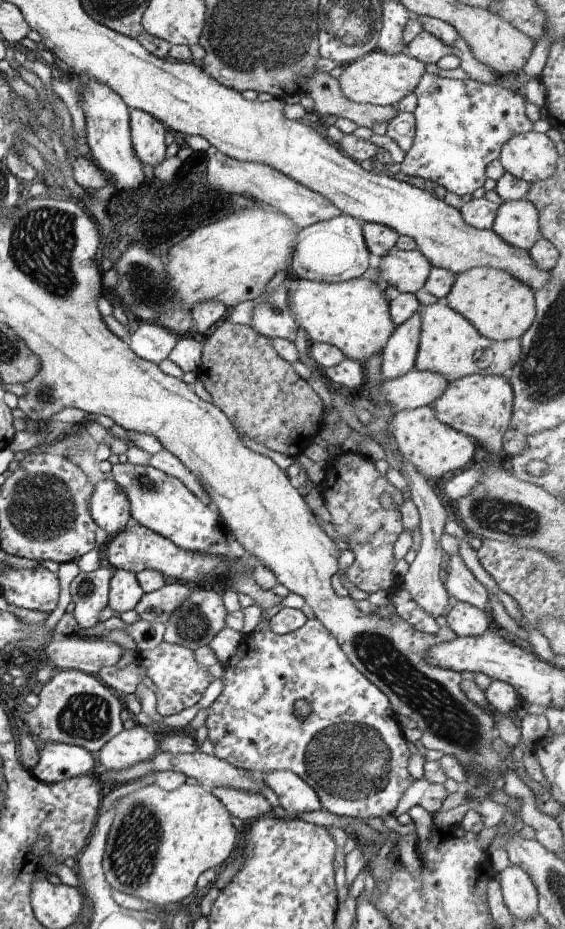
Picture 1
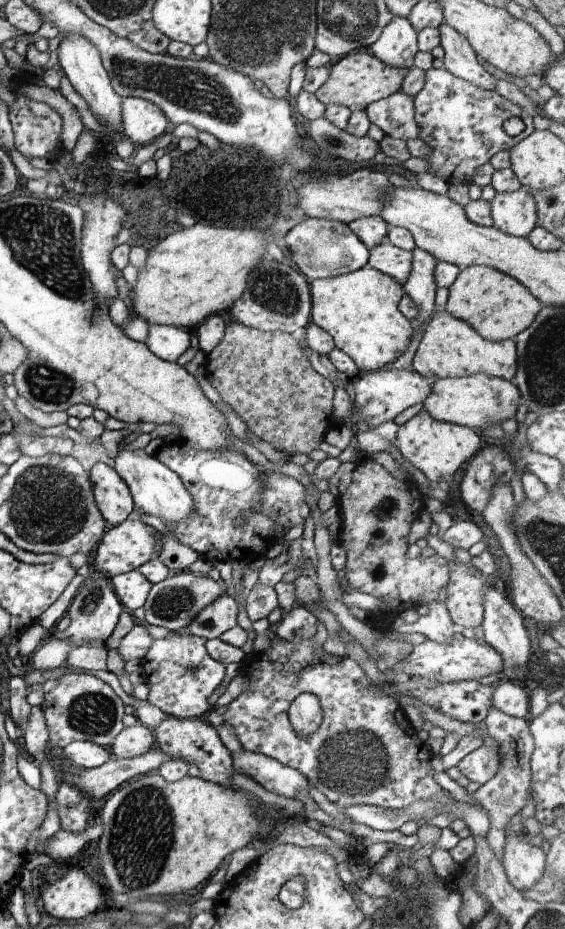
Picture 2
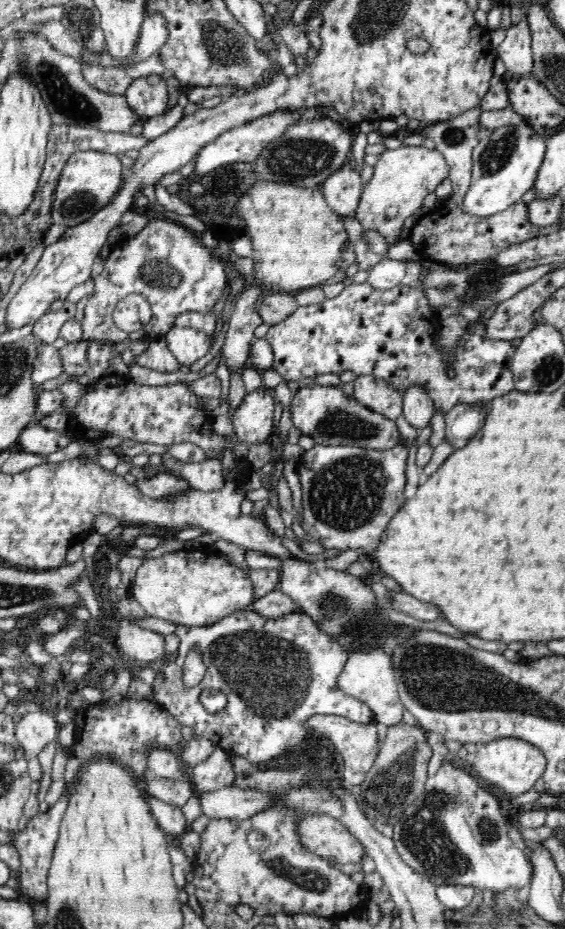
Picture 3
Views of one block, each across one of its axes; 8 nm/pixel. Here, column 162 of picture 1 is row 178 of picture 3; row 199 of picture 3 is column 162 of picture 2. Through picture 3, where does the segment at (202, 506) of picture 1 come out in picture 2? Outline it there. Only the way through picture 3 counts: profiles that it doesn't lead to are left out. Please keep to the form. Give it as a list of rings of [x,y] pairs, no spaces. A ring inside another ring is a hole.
[[[120,443],[113,467],[130,489],[134,502],[134,517],[148,514],[148,516],[160,518],[164,523],[170,523],[186,520],[196,512],[192,496],[180,477],[160,462],[155,455],[147,454],[144,449],[134,449],[129,444]]]

